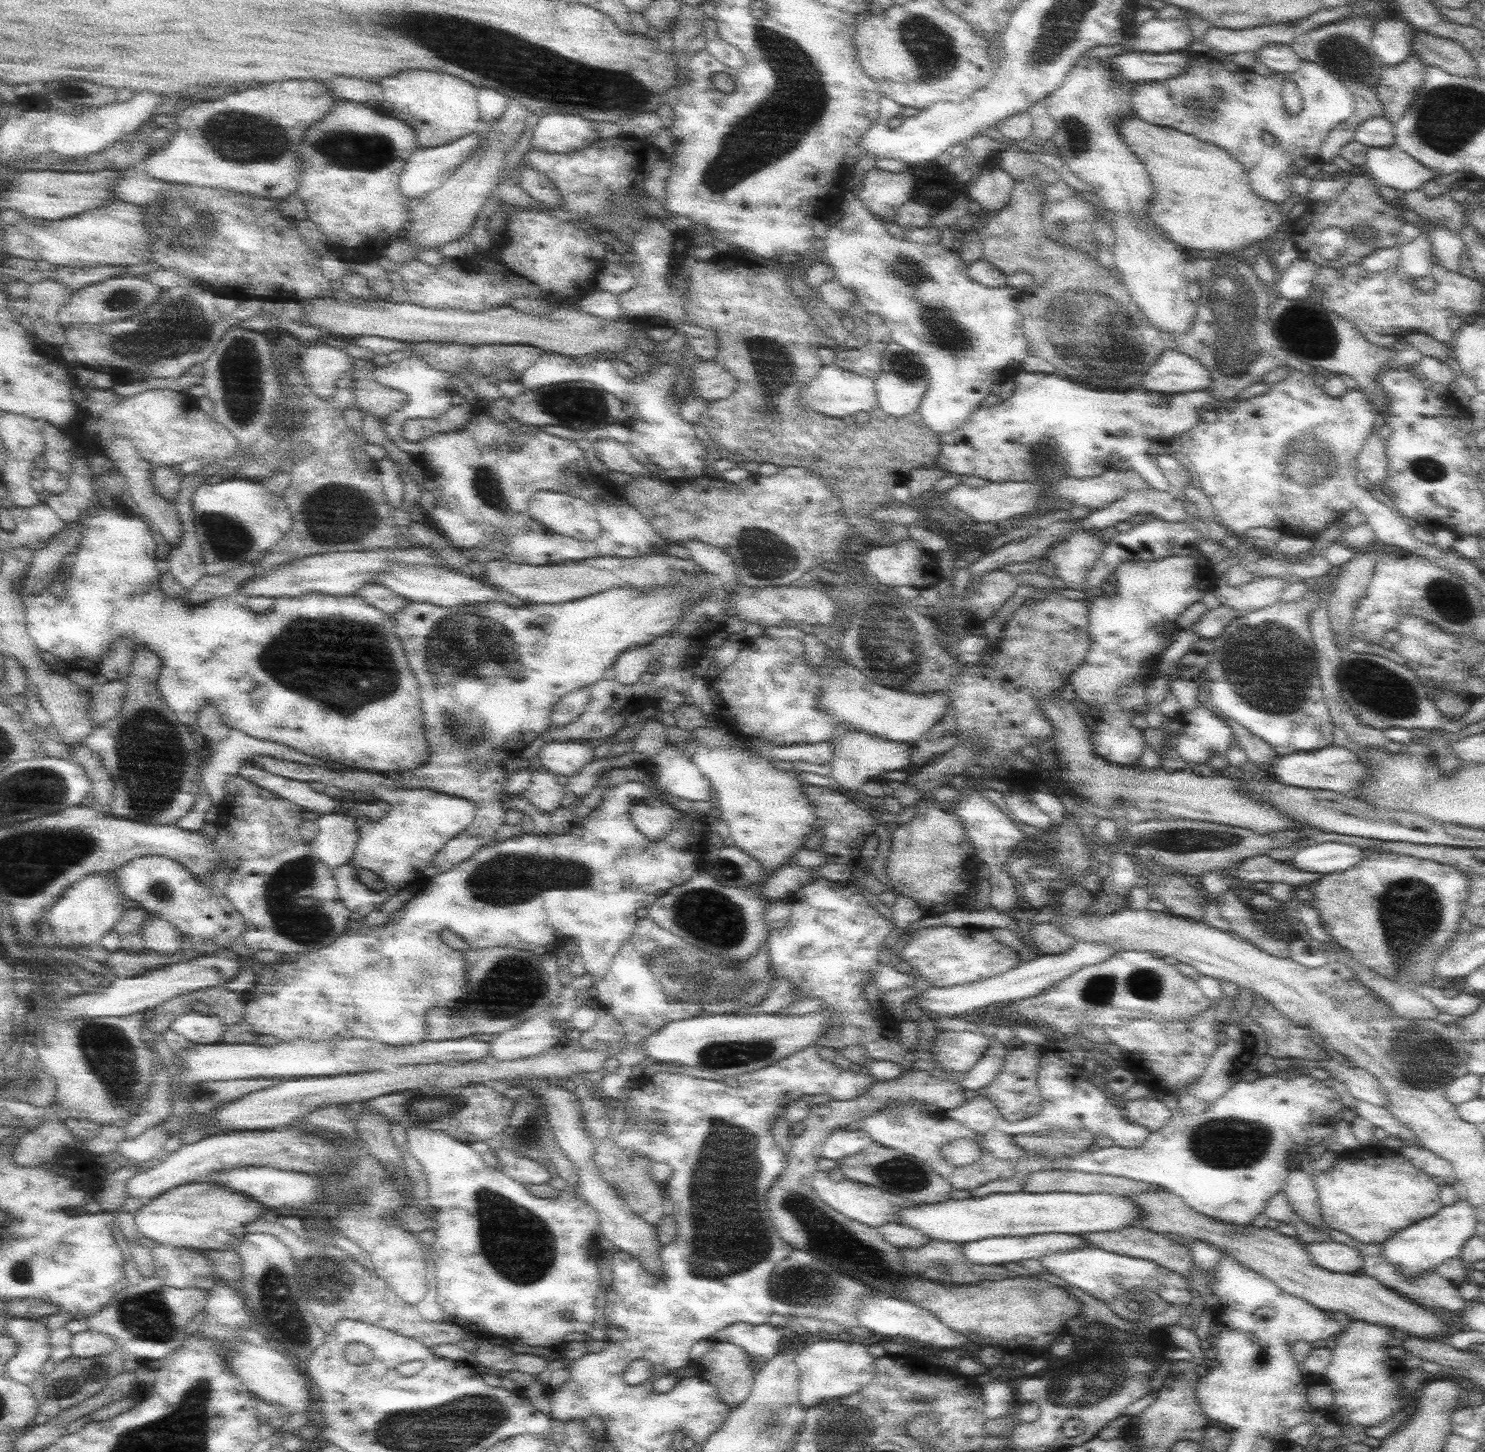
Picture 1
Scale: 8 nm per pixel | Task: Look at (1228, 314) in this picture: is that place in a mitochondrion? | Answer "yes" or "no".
yes

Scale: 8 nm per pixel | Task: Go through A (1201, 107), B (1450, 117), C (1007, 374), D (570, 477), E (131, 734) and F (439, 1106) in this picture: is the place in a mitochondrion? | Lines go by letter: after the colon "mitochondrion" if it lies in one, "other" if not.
A: mitochondrion
B: mitochondrion
C: other
D: other
E: mitochondrion
F: mitochondrion

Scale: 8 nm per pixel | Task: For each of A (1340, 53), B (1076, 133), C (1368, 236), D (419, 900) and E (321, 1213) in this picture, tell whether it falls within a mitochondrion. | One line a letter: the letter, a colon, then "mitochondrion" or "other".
A: mitochondrion
B: mitochondrion
C: mitochondrion
D: other
E: other

